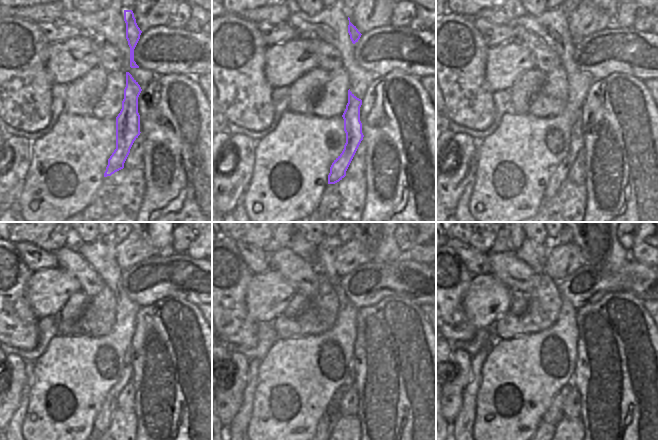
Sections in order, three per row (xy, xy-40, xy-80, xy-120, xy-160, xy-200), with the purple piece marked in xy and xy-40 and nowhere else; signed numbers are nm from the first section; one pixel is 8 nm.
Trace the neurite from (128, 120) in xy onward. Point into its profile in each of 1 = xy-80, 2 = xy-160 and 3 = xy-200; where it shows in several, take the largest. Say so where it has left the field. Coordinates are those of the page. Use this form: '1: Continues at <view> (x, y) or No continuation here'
1: Continues at xy-80 (560, 175)
2: Continues at xy-160 (327, 423)
3: Continues at xy-200 (543, 425).

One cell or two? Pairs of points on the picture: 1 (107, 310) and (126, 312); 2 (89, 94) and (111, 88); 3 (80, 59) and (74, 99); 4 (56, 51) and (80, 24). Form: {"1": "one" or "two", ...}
{"1": "two", "2": "two", "3": "two", "4": "two"}

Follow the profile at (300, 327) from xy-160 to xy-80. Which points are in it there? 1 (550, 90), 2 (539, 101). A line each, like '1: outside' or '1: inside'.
1: inside
2: inside

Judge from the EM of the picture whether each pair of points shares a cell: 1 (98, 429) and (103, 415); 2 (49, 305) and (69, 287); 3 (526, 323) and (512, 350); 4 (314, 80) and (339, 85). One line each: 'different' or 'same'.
1: same
2: same
3: different
4: different

